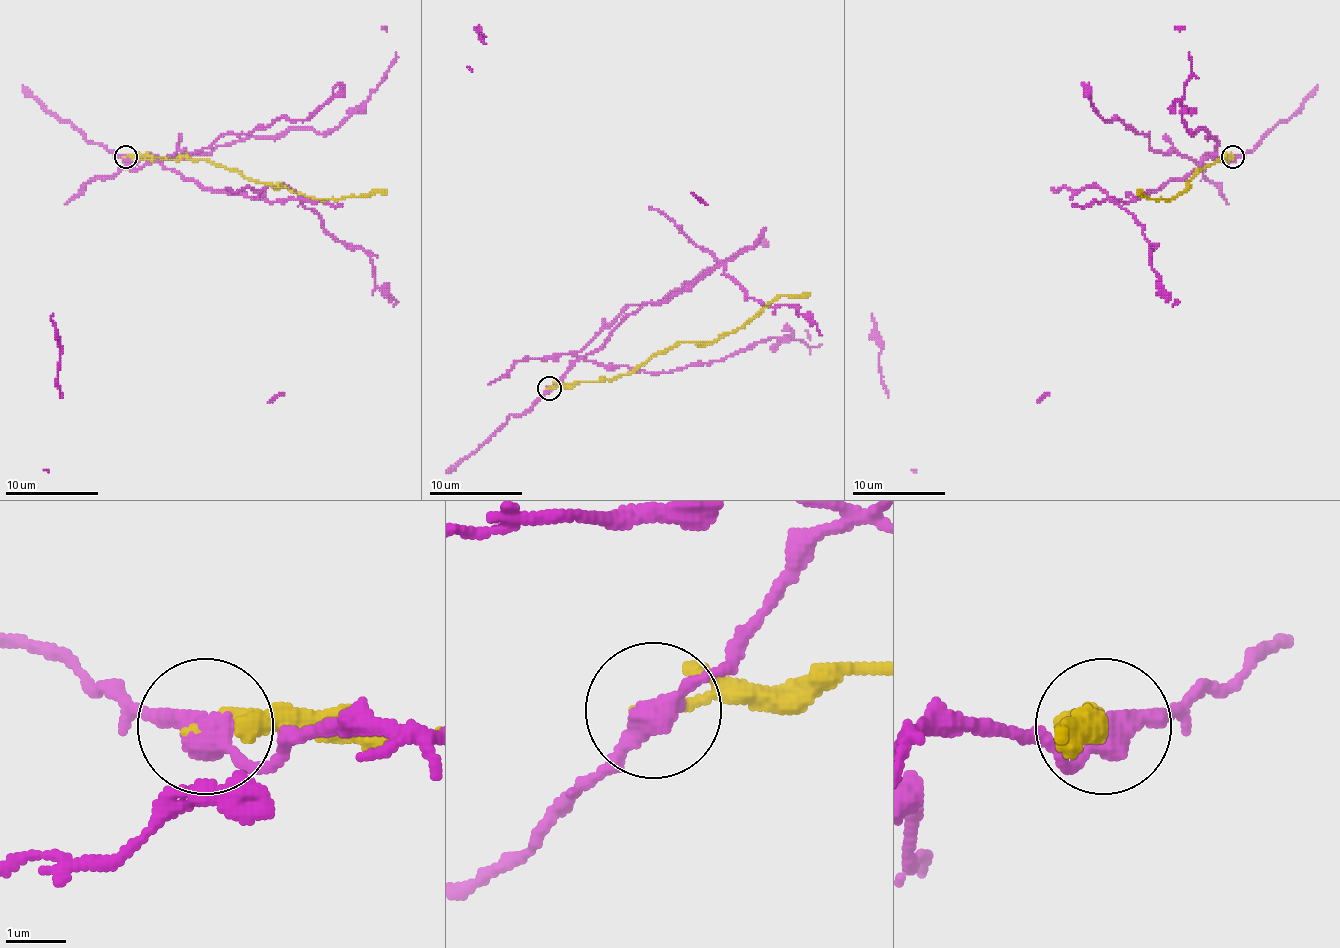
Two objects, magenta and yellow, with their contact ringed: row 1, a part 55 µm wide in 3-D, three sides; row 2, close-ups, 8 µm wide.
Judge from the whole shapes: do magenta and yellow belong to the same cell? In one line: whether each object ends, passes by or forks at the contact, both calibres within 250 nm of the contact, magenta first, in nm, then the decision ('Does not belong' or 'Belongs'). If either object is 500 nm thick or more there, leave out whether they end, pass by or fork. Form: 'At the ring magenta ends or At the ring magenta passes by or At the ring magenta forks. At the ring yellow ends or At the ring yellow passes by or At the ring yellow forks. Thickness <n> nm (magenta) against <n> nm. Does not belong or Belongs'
At the ring magenta passes by. At the ring yellow ends. Thickness 380 nm (magenta) against 130 nm. Does not belong

